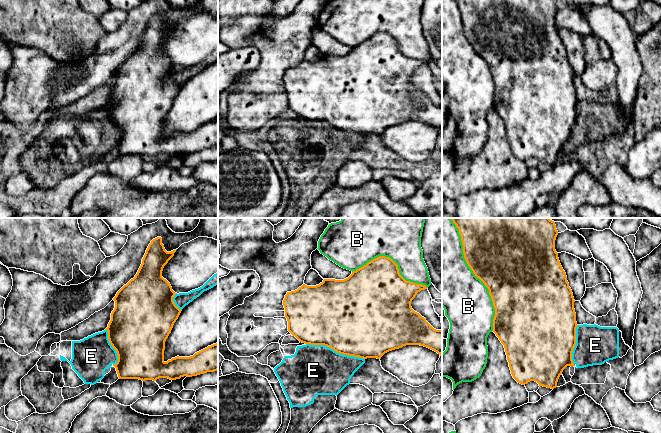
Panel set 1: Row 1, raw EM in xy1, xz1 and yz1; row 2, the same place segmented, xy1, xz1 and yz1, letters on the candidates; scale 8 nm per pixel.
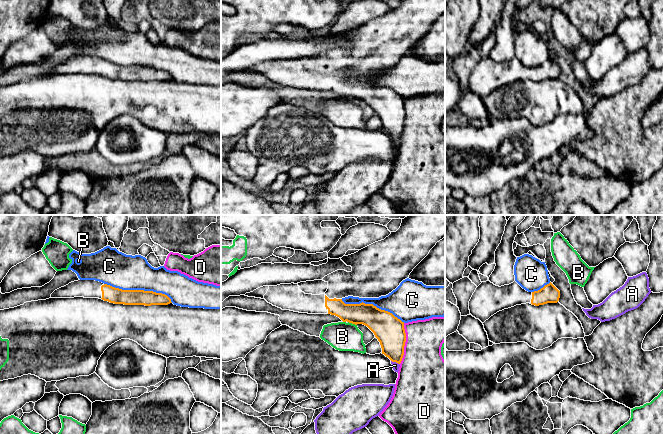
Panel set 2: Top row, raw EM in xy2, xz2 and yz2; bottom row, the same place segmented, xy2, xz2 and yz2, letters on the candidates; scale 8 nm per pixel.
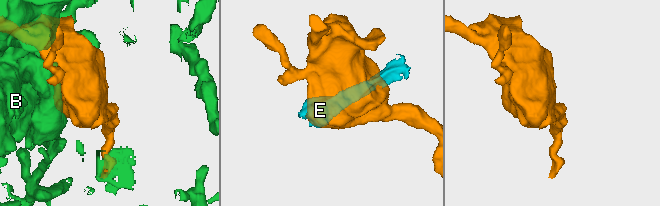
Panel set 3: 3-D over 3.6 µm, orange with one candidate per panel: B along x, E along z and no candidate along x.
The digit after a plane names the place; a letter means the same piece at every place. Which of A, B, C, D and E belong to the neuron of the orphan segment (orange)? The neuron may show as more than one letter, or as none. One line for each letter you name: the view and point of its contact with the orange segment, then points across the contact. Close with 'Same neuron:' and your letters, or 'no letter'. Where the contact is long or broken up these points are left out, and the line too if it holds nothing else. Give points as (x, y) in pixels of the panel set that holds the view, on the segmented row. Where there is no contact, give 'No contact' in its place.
Same neuron: no letter

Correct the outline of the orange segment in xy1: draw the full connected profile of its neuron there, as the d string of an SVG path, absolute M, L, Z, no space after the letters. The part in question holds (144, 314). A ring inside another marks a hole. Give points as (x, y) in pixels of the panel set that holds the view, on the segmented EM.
M161 237L153 239L135 277L124 285L113 298L115 308L105 330L108 331L109 342L118 355L118 361L113 366L116 368L119 379L156 381L159 378L168 378L176 380L184 376L192 377L218 370L218 342L193 356L177 356L167 362L164 361L165 341L182 311L173 301L173 297L177 293L162 277L164 266L175 252L176 250L171 252L165 250Z

